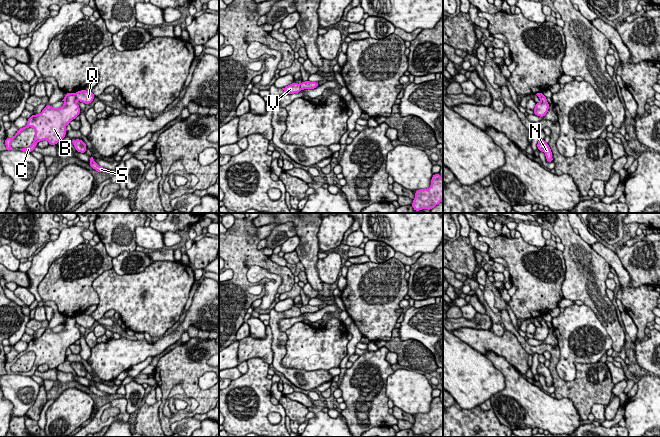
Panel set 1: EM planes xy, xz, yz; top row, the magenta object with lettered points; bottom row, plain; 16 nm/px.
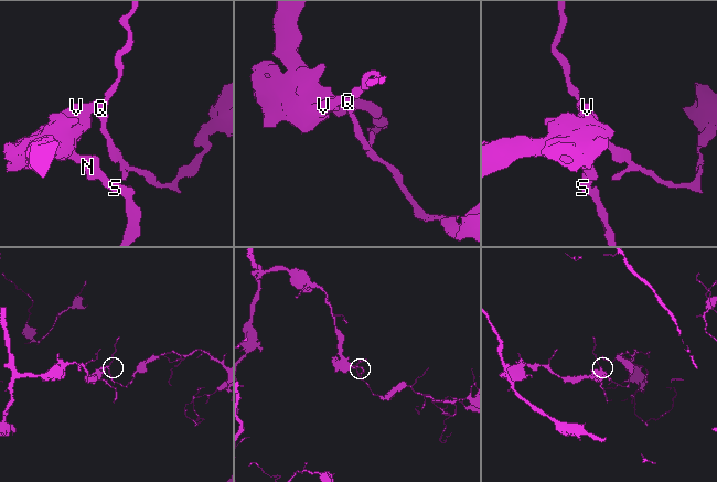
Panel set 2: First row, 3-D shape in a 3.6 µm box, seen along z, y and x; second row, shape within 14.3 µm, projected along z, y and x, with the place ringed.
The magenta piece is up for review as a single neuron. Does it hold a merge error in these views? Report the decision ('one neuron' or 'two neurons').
two neurons

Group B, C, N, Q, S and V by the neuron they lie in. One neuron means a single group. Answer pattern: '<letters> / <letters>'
B C N S V / Q

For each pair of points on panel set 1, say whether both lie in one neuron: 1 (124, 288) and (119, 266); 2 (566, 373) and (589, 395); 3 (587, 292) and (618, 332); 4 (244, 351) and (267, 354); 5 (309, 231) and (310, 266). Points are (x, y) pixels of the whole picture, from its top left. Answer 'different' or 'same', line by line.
1: different
2: different
3: same
4: same
5: same

